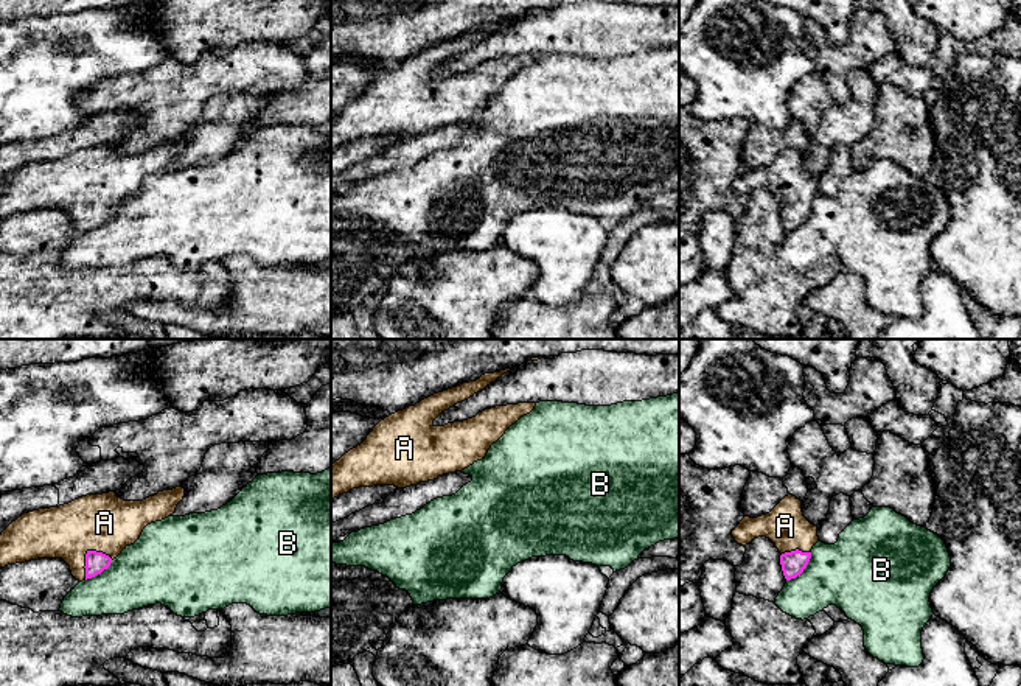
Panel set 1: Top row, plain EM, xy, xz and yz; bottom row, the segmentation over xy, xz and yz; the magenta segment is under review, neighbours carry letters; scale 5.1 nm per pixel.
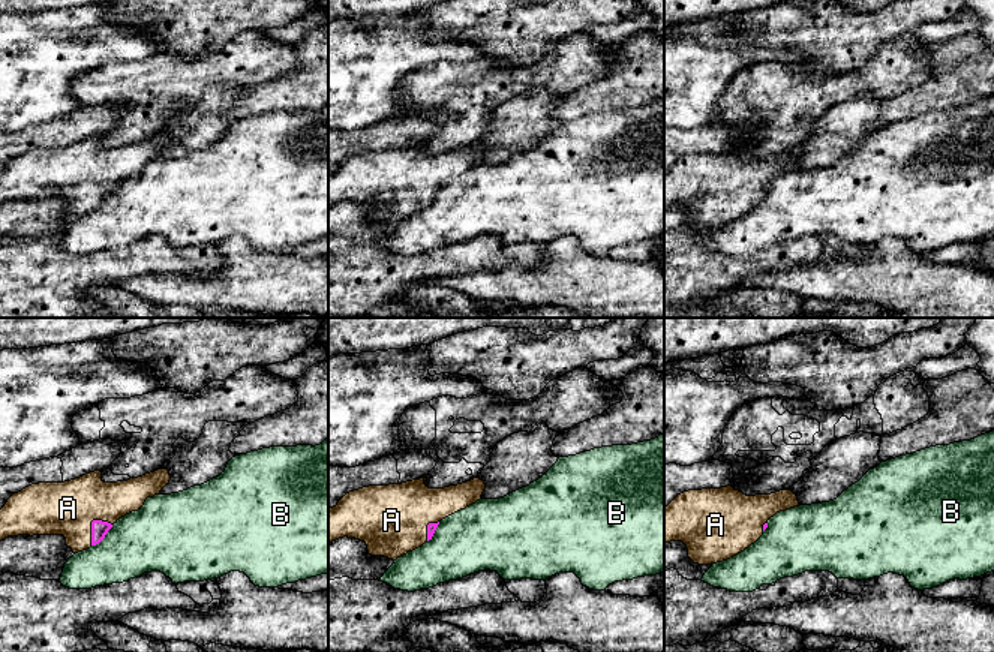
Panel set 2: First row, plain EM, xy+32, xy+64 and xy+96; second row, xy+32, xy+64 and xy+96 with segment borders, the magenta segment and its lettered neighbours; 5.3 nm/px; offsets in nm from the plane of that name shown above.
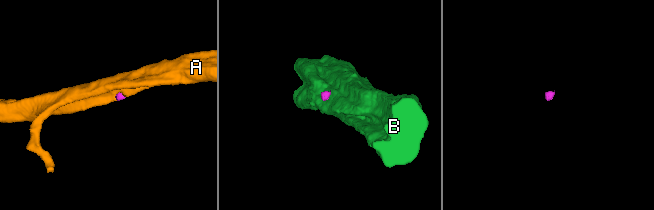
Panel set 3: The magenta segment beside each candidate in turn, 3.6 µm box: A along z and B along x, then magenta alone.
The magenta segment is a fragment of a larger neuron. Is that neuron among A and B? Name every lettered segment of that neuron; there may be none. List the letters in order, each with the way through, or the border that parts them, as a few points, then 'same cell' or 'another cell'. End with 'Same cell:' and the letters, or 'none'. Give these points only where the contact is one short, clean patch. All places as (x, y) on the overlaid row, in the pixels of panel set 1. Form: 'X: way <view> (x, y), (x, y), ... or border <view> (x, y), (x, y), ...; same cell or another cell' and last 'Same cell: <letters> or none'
A: same cell
B: another cell
Same cell: A

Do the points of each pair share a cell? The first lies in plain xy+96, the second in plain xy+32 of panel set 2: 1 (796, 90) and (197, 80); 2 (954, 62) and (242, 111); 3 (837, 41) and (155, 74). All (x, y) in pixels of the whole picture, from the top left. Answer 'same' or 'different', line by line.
1: same
2: same
3: different

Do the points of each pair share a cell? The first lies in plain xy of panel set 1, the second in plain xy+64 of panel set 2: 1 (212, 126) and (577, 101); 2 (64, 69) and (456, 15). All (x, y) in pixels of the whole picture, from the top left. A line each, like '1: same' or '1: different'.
1: different
2: different

